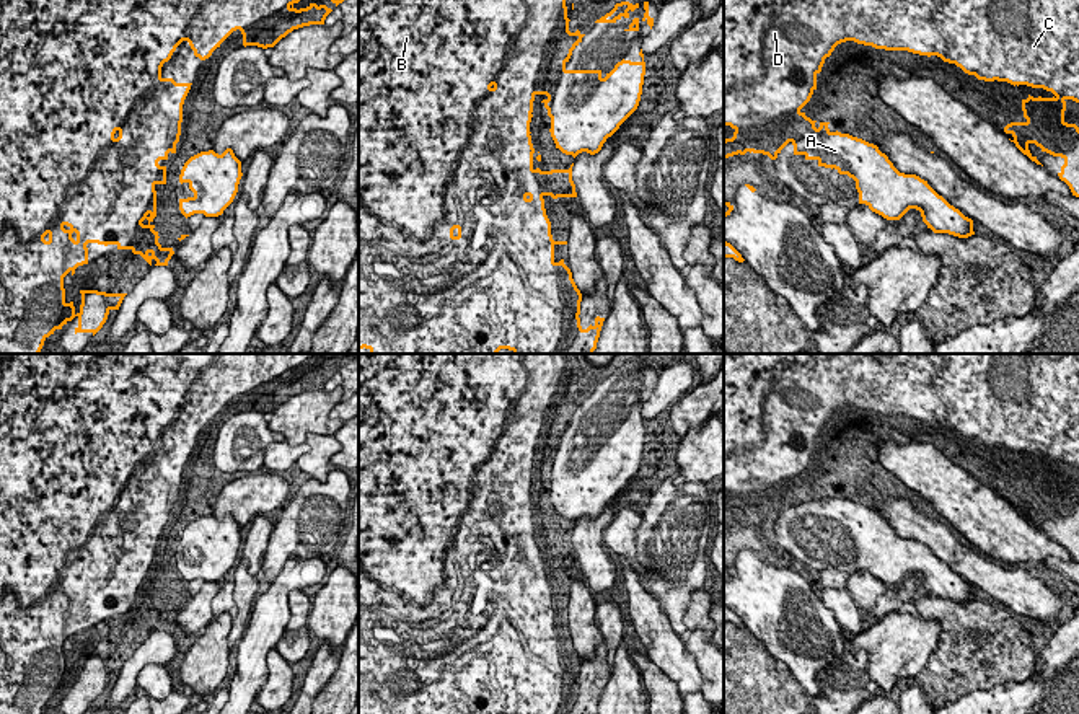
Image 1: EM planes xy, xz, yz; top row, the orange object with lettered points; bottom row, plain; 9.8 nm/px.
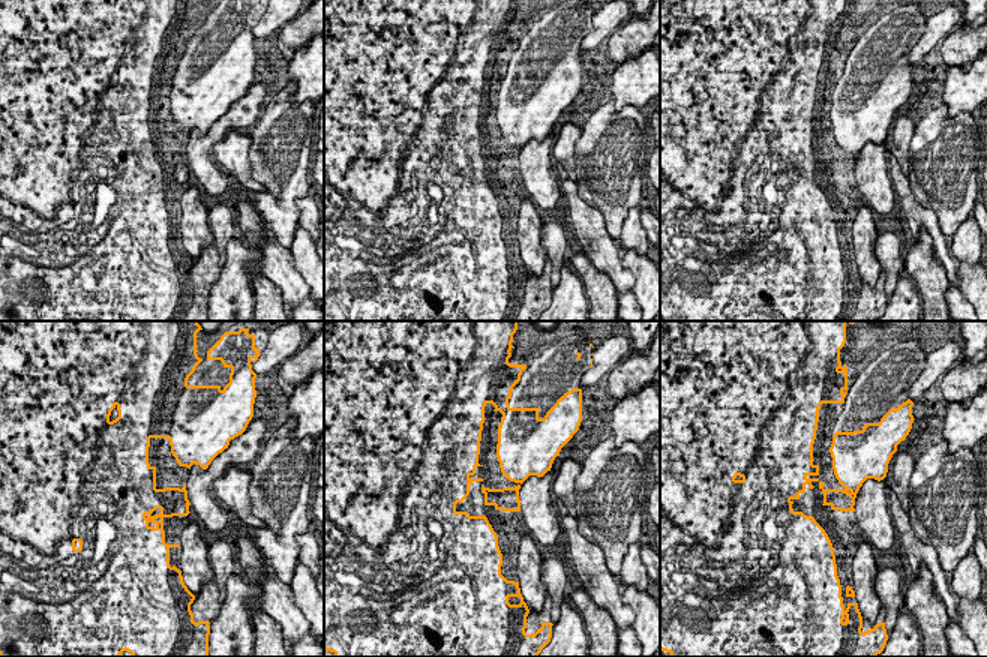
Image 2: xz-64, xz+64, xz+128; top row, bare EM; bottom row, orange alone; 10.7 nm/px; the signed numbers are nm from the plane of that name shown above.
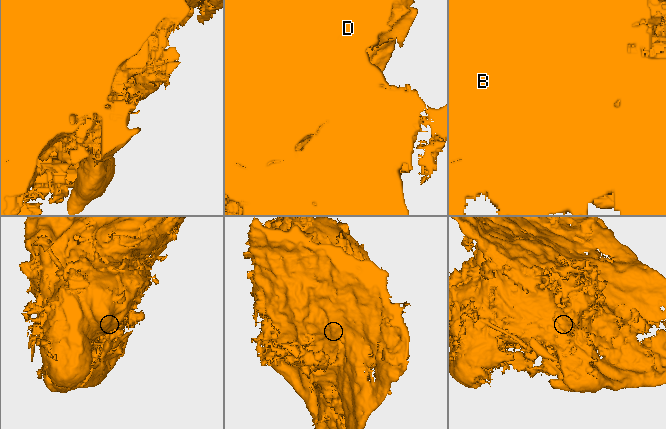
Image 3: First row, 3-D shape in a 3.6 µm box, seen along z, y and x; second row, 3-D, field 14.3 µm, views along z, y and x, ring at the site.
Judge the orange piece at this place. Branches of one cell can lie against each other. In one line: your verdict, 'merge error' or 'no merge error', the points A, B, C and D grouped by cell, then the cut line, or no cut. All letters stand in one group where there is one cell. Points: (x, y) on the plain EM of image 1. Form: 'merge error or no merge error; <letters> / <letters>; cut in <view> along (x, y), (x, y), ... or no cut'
merge error; A / B C D; cut in xz along (618, 455), (602, 447), (561, 447), (550, 481)

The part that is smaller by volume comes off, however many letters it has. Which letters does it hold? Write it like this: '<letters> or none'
A

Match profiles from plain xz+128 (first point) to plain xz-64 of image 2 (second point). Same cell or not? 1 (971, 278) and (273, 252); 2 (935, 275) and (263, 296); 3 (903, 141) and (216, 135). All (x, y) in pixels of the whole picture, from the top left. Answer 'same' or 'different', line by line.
1: different
2: same
3: different

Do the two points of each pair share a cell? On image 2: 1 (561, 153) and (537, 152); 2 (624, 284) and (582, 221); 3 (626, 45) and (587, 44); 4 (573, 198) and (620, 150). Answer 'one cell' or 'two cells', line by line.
1: two cells
2: one cell
3: two cells
4: two cells

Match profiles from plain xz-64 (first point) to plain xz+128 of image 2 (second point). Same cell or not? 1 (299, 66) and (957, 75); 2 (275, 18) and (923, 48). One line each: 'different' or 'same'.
1: same
2: same

